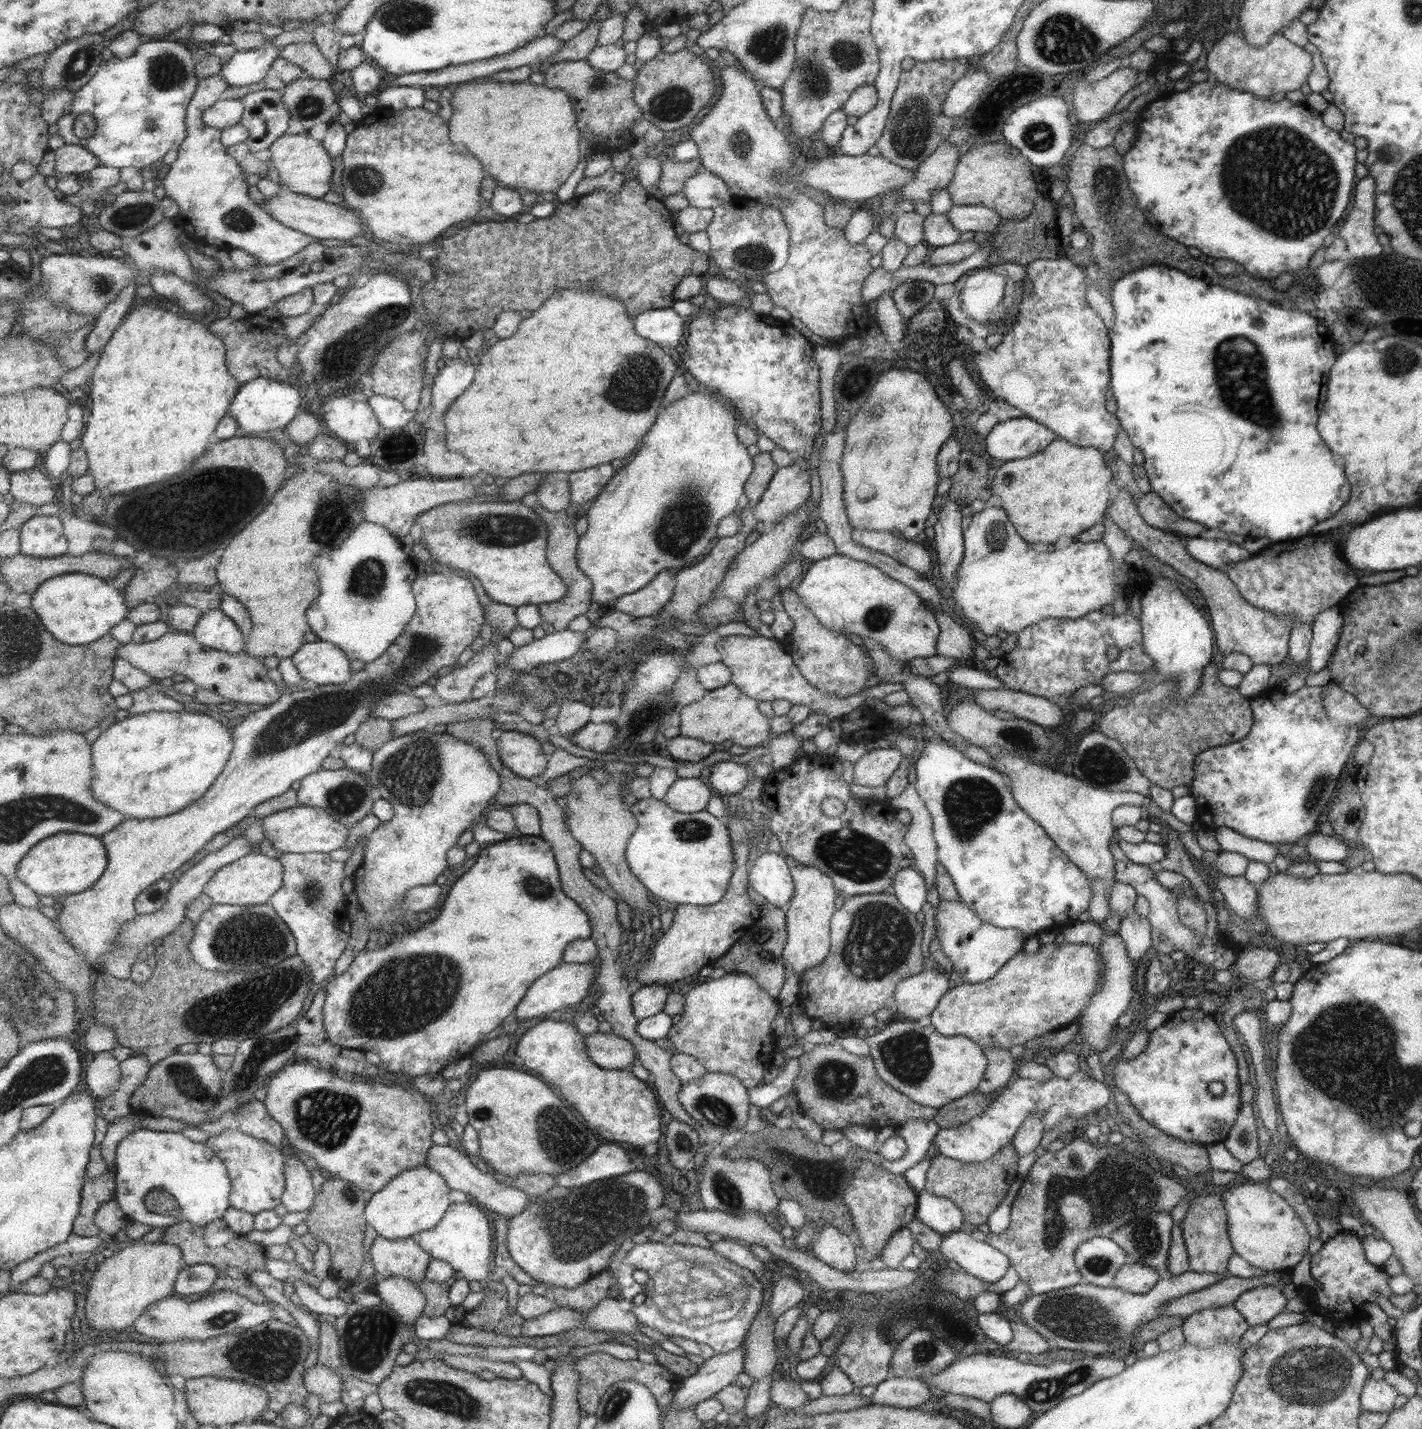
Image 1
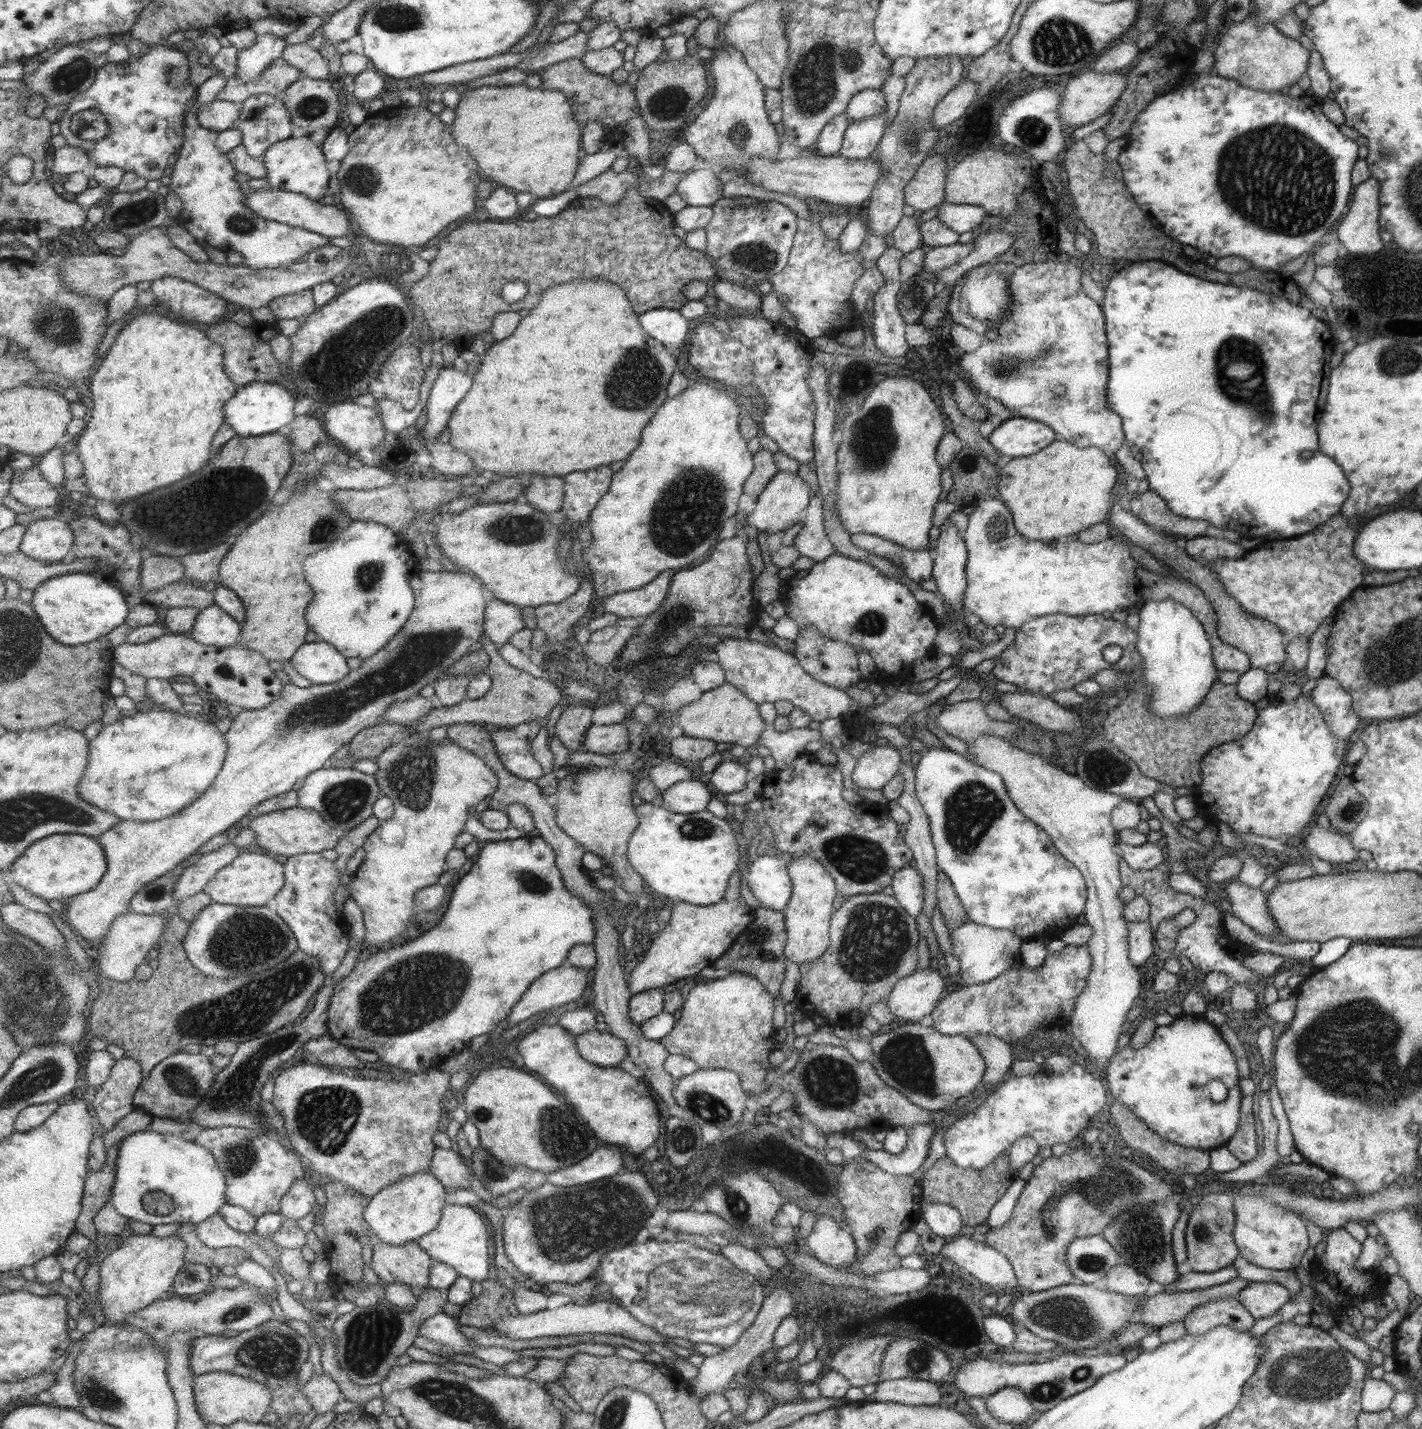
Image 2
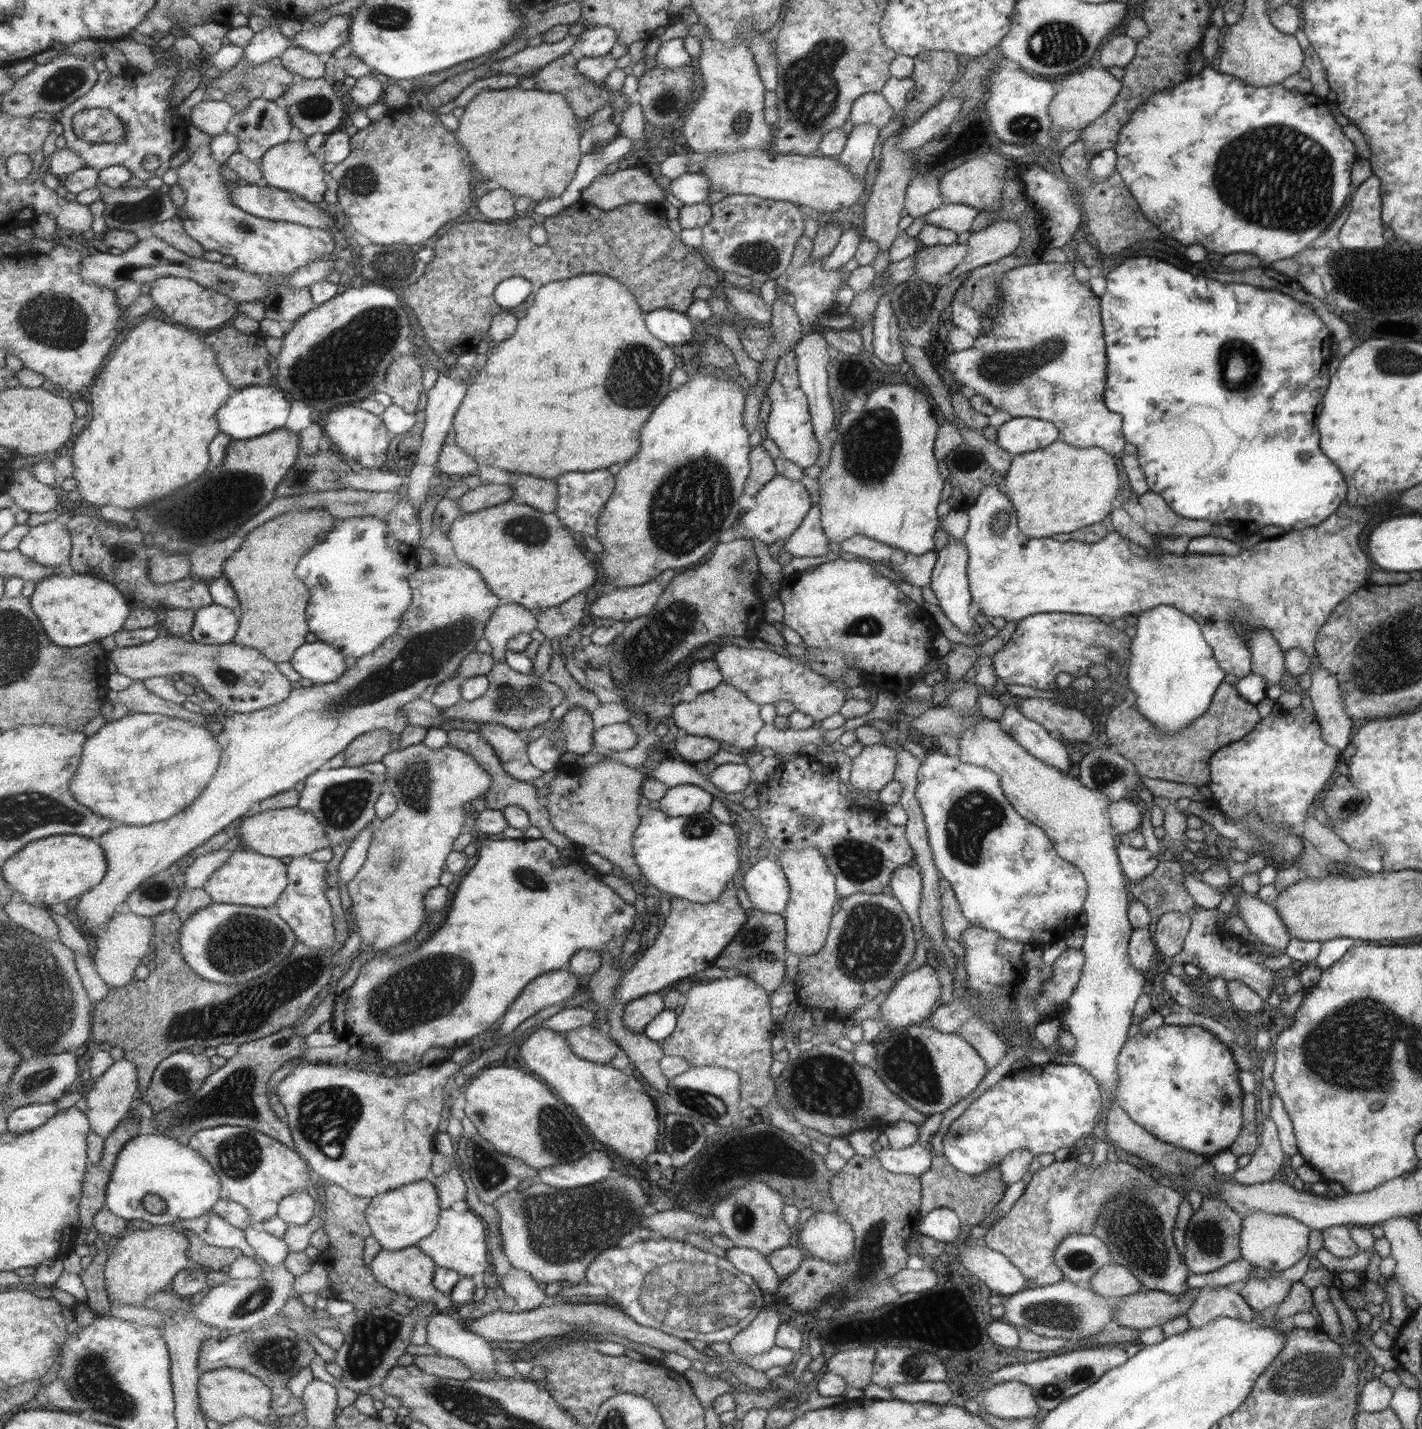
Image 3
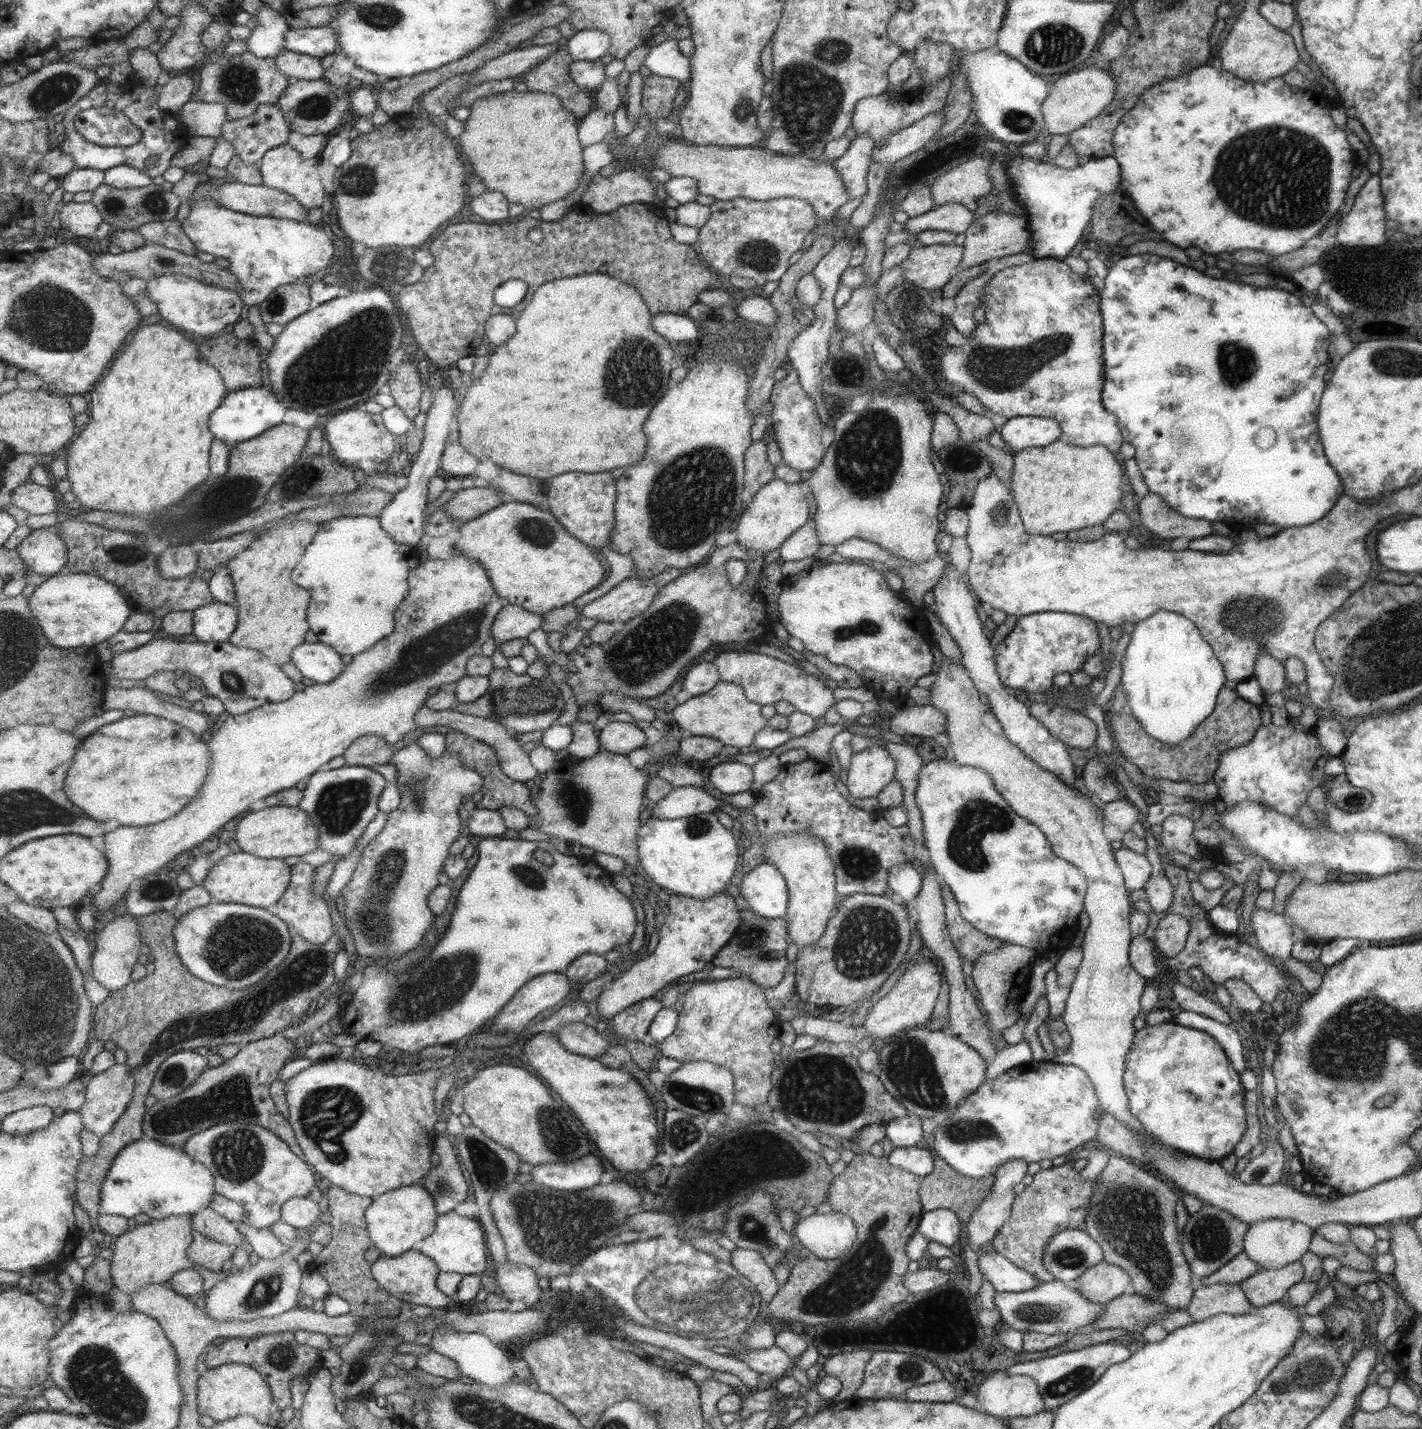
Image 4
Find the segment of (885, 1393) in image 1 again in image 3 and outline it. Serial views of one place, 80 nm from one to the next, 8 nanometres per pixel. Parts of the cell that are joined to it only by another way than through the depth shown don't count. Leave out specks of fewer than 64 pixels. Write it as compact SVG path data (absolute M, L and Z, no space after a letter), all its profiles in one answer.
M916 1382L907 1384L891 1385L889 1388L891 1396L895 1400L907 1403L931 1403L945 1405L951 1396L947 1384L944 1382Z

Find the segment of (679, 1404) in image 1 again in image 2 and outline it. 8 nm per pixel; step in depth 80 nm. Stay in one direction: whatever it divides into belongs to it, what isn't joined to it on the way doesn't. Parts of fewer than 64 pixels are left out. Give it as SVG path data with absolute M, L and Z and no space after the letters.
M769 1288L763 1300L761 1310L754 1318L751 1326L739 1336L738 1342L732 1344L729 1348L722 1349L717 1354L704 1357L701 1365L698 1367L698 1373L695 1375L695 1378L688 1382L690 1384L690 1392L694 1392L694 1395L701 1399L705 1395L720 1392L733 1385L732 1378L735 1374L746 1371L753 1358L762 1356L763 1352L772 1348L774 1330L785 1315L789 1315L794 1311L793 1304L795 1304L793 1291L790 1288Z

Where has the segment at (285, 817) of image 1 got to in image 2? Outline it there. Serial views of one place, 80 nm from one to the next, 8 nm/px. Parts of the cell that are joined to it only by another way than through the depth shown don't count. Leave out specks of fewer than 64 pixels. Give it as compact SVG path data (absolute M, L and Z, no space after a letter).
M299 806L258 815L250 822L248 829L256 834L255 842L259 847L265 848L269 856L280 854L290 857L333 850L343 837L338 828L331 828L331 824L327 824L322 813Z

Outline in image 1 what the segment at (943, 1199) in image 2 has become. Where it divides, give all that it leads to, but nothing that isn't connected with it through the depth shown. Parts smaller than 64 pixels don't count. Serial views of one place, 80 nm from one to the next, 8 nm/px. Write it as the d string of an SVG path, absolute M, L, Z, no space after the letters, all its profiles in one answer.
M1010 1143L999 1148L999 1152L991 1154L989 1159L975 1164L965 1164L940 1156L930 1159L925 1172L924 1189L935 1196L951 1199L963 1211L964 1222L973 1225L986 1223L988 1216L1005 1198L1009 1185L1018 1177L1016 1168L1019 1158Z

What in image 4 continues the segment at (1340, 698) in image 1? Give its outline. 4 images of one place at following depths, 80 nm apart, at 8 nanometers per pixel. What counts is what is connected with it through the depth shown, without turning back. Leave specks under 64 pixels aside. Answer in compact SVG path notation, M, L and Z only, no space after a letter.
M992 472L976 484L971 502L965 508L968 516L965 541L971 551L965 575L977 603L985 603L989 610L999 610L1006 616L1061 612L1104 622L1108 627L1122 622L1136 623L1158 611L1175 612L1187 617L1198 627L1206 643L1214 648L1214 656L1221 662L1226 680L1237 683L1254 676L1254 664L1259 651L1269 651L1279 662L1297 657L1304 664L1310 700L1323 712L1314 726L1319 744L1332 757L1342 754L1347 738L1343 735L1341 724L1333 719L1335 712L1329 704L1334 678L1327 673L1314 647L1314 632L1322 620L1342 608L1346 600L1366 582L1365 574L1371 570L1371 560L1365 554L1363 536L1377 520L1387 518L1393 512L1401 512L1401 504L1393 500L1393 496L1383 498L1377 506L1363 506L1347 496L1341 496L1339 504L1335 504L1335 508L1331 508L1331 512L1319 522L1307 524L1303 528L1279 530L1264 538L1249 536L1245 542L1237 546L1234 544L1230 552L1209 553L1188 549L1165 552L1144 546L1128 550L1124 546L1124 539L1113 532L1107 532L1097 541L1087 543L1066 539L1056 542L1049 536L1027 536L1011 495L1009 490L999 486Z

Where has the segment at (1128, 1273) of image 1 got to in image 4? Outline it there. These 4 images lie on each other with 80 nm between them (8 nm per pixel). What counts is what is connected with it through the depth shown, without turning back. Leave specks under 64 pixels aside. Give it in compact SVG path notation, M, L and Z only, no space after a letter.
M1103 1261L1088 1268L1071 1285L1089 1302L1103 1305L1132 1288L1130 1276L1122 1268Z

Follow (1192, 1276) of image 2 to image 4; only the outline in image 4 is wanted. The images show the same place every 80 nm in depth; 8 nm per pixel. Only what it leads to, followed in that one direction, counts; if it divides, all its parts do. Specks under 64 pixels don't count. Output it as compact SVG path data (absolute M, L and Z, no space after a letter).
M1241 1252L1234 1256L1225 1266L1219 1267L1213 1274L1202 1278L1194 1284L1201 1287L1213 1284L1238 1284L1259 1270L1258 1264L1249 1260L1247 1255Z

